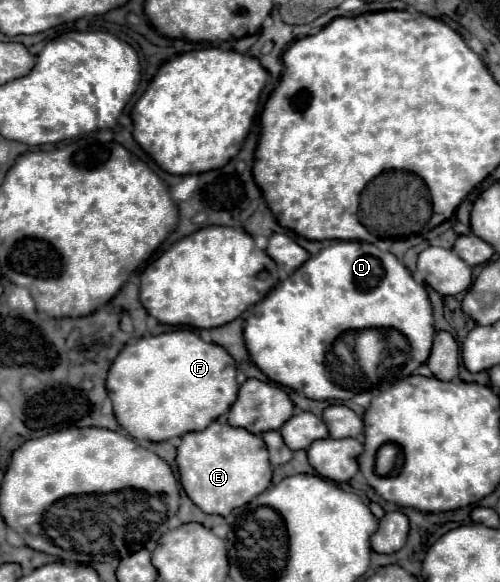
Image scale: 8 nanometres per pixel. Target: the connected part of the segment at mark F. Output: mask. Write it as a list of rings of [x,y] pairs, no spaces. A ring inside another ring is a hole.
[[[171,331],[155,337],[143,337],[133,345],[125,345],[109,369],[107,391],[119,425],[131,437],[145,441],[167,441],[171,437],[181,437],[187,431],[203,431],[219,415],[229,411],[239,391],[235,371],[233,357],[221,345],[205,343],[195,331]]]

